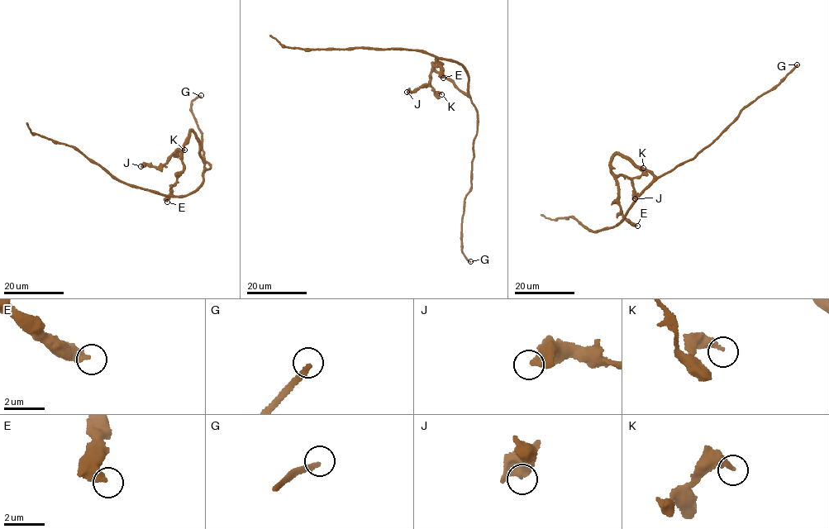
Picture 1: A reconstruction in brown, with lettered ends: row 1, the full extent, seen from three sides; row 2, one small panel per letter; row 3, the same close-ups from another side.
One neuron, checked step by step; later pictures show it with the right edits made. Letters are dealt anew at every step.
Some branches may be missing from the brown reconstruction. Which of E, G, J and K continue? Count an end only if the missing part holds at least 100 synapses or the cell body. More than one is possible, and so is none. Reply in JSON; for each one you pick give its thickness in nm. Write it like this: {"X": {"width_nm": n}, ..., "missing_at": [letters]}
{"G": {"width_nm": 240}, "missing_at": ["G"]}

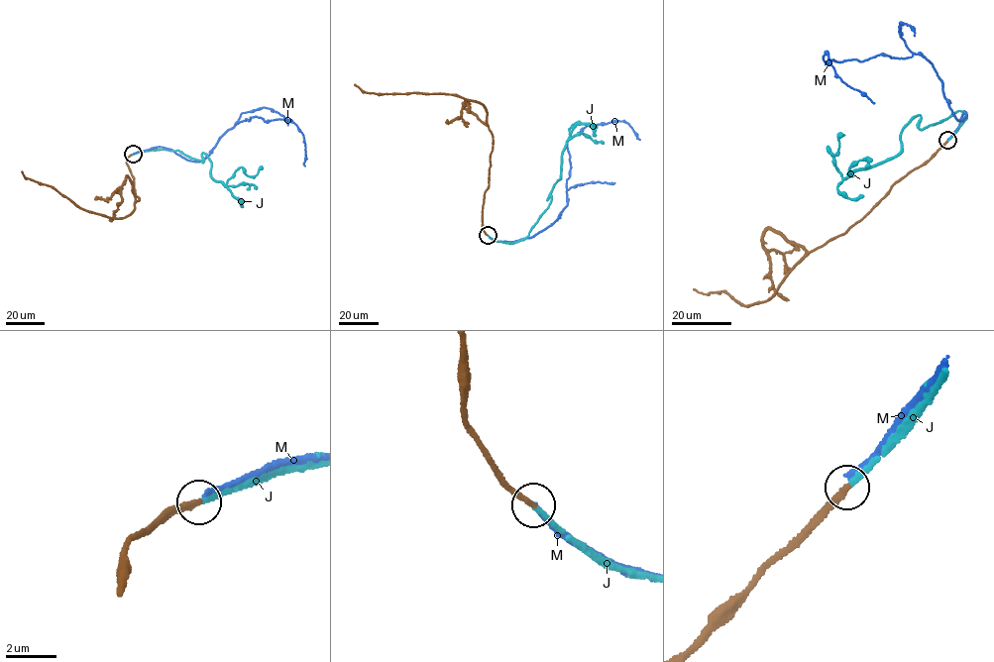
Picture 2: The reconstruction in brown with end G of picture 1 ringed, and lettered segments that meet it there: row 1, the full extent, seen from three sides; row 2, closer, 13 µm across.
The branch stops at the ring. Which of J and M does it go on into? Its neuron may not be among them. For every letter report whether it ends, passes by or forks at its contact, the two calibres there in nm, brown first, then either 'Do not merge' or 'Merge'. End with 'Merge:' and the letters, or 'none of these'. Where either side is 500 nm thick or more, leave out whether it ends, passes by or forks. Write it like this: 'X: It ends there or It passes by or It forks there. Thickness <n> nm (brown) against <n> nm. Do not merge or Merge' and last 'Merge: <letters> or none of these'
J: It ends there. Thickness 240 nm (brown) against 200 nm. Merge
M: It ends there. Thickness 240 nm (brown) against 200 nm. Do not merge
Merge: J

